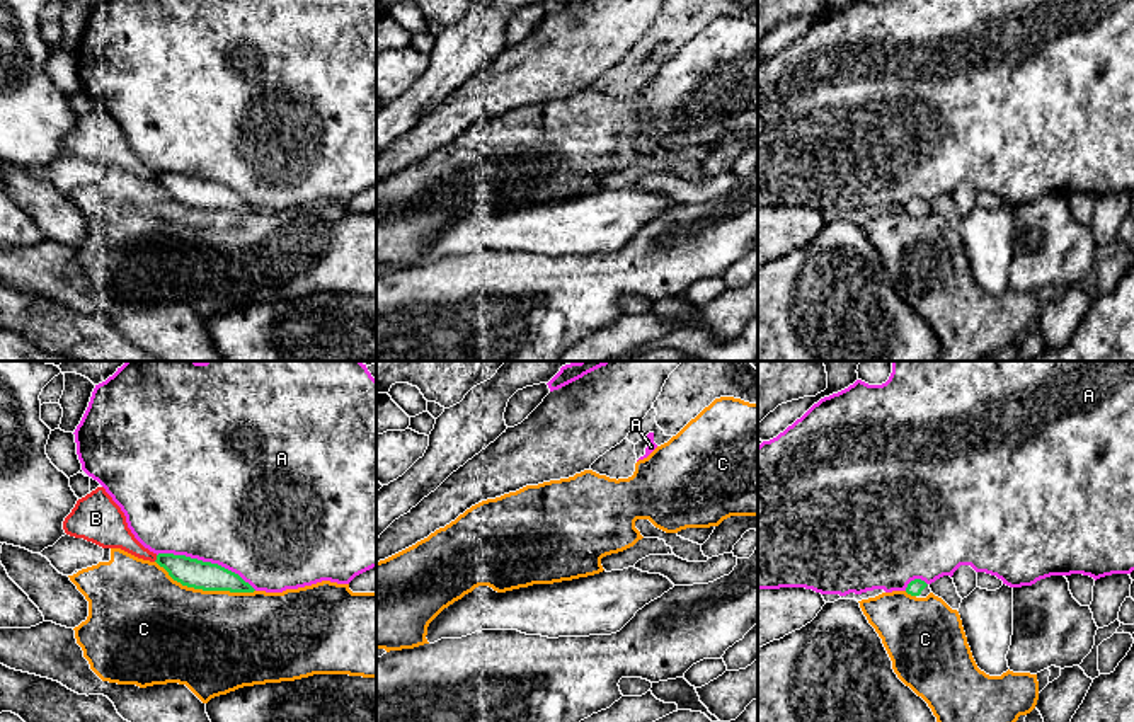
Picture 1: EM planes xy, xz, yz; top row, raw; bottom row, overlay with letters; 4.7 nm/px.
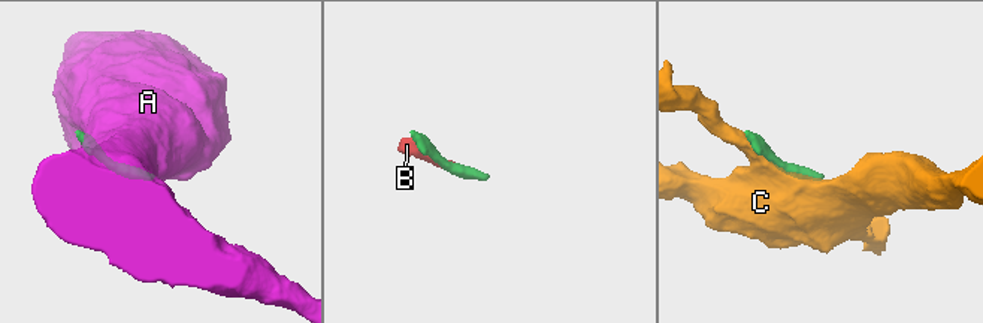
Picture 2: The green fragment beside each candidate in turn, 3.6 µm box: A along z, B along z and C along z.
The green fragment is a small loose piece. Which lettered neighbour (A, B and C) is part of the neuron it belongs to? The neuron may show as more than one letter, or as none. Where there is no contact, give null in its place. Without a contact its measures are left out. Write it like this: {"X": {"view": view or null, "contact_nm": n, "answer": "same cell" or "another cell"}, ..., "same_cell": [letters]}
{"A": {"view": "xy", "contact_nm": 500, "answer": "another cell"}, "B": {"view": "xy", "contact_nm": 40, "answer": "another cell"}, "C": {"view": "xy", "contact_nm": 500, "answer": "another cell"}, "same_cell": []}

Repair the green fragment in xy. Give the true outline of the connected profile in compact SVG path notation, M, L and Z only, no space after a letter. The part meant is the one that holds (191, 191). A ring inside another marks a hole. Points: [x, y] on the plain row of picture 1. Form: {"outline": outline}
{"outline": "M158 172L155 179L182 204L203 209L254 211L255 208L238 192L211 180L186 174Z"}

